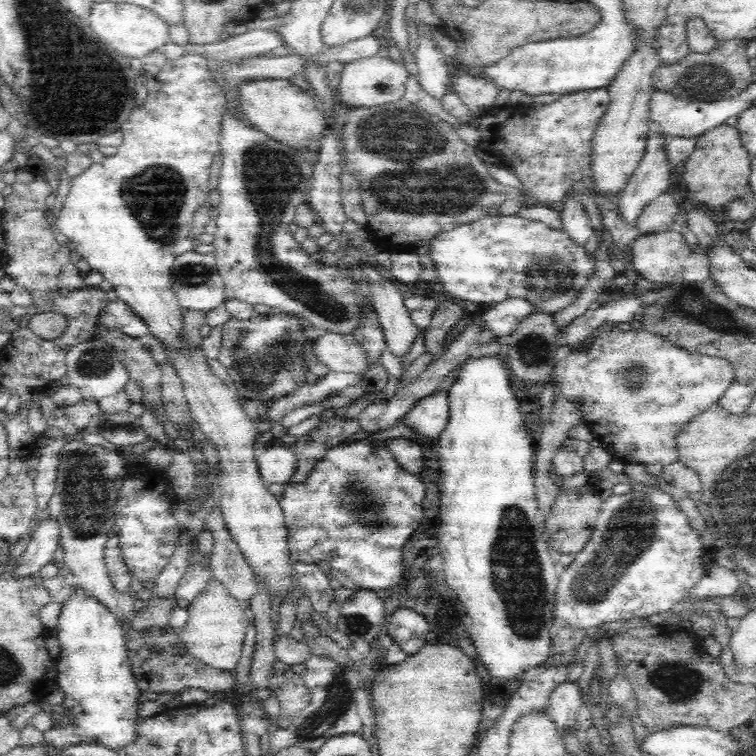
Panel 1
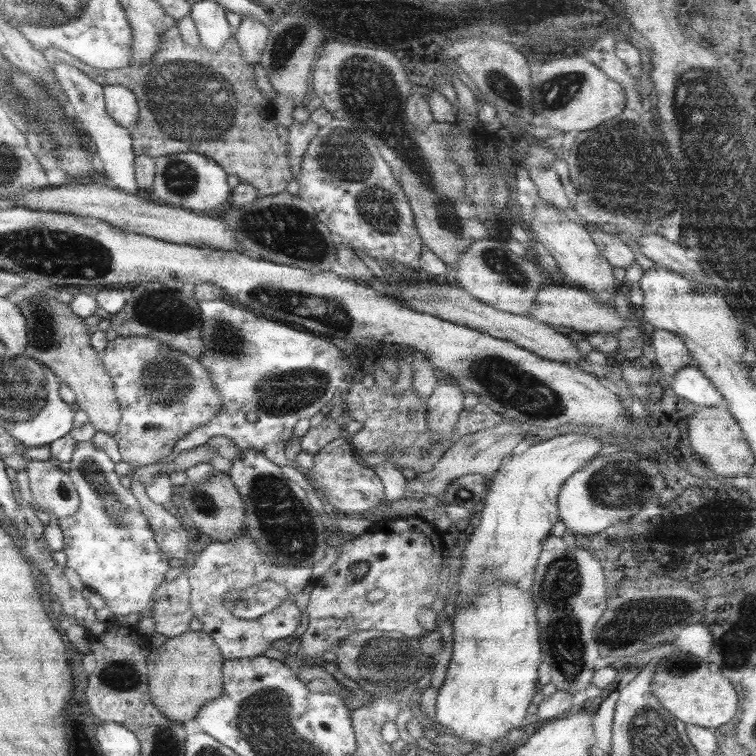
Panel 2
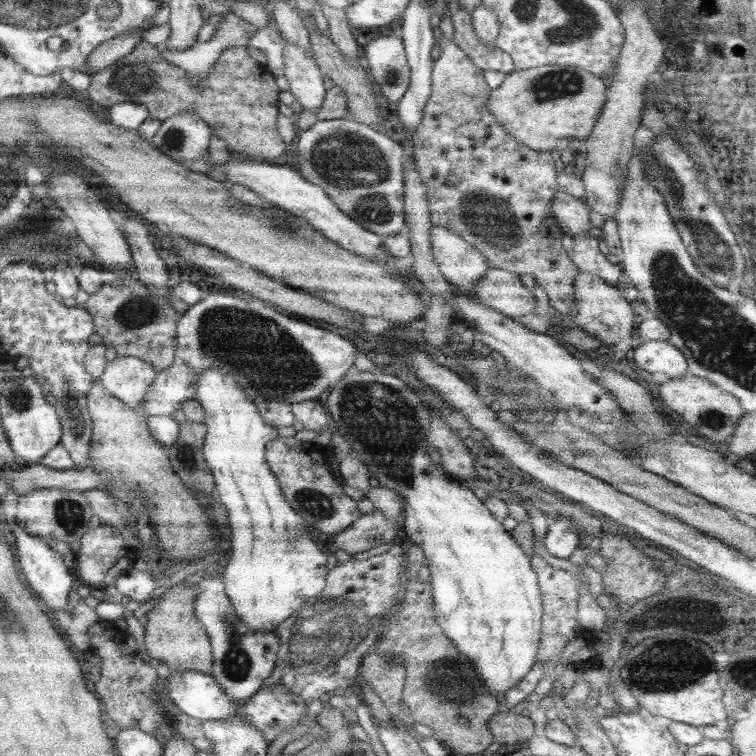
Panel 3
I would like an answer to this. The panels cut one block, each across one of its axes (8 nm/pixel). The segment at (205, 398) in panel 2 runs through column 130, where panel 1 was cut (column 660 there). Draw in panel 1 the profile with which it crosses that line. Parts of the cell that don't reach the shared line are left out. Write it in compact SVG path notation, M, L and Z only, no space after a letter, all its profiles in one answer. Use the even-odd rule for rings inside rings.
M625 327L620 331L620 328L607 328L602 331L602 354L596 356L594 350L590 354L586 354L588 358L580 360L580 358L568 358L557 362L554 366L551 379L559 384L561 395L569 400L569 402L576 402L580 400L579 404L575 403L581 412L583 424L585 424L592 432L594 438L604 442L610 455L616 460L622 462L635 462L636 464L660 464L660 466L668 466L674 462L678 462L679 449L676 443L676 436L688 426L688 422L692 422L698 414L702 414L704 410L708 410L712 404L716 404L717 400L723 396L724 391L735 381L734 371L732 365L725 358L718 358L712 355L702 355L698 353L689 353L687 350L672 344L661 336L646 332L640 329L625 330Z

